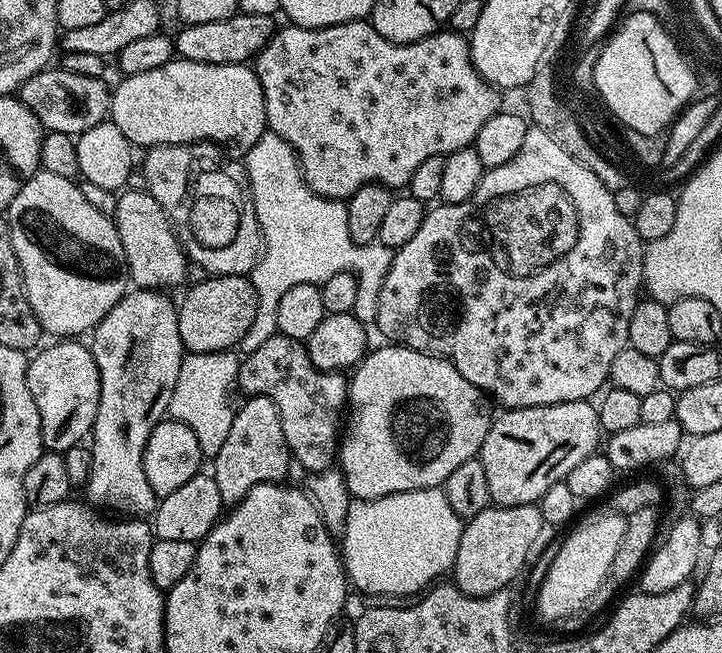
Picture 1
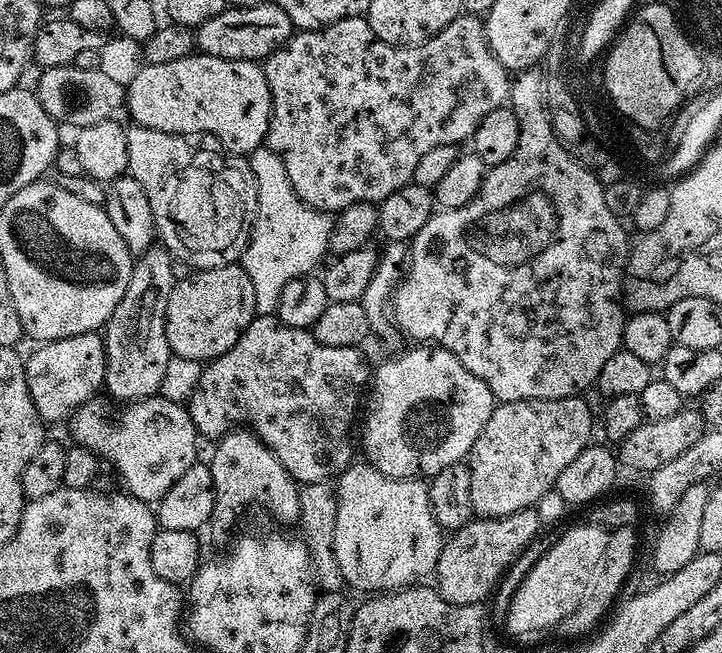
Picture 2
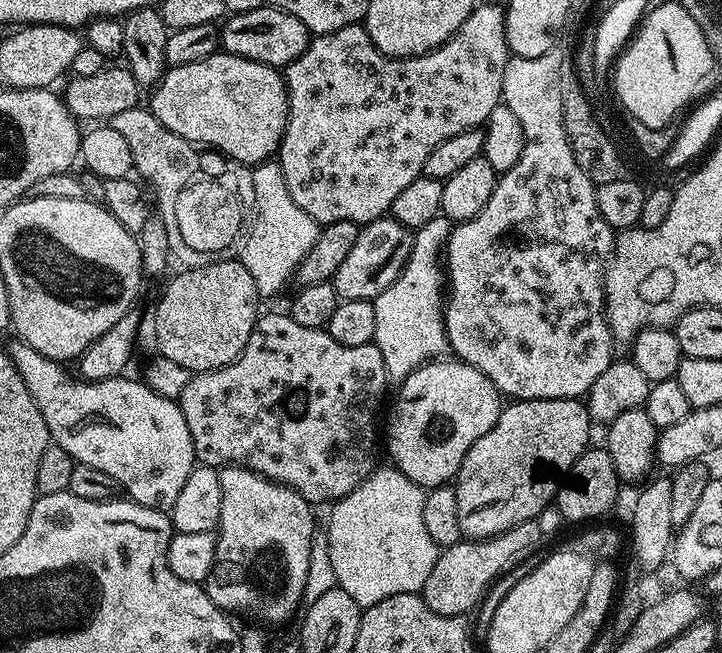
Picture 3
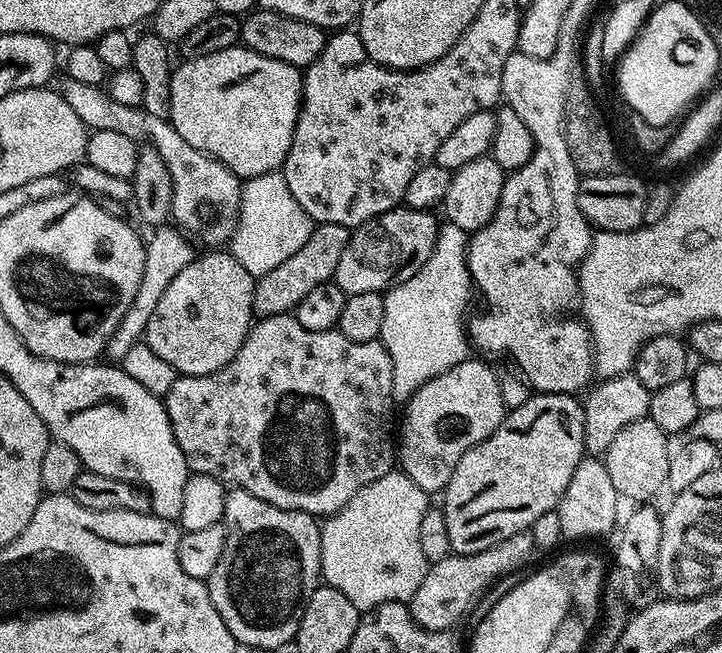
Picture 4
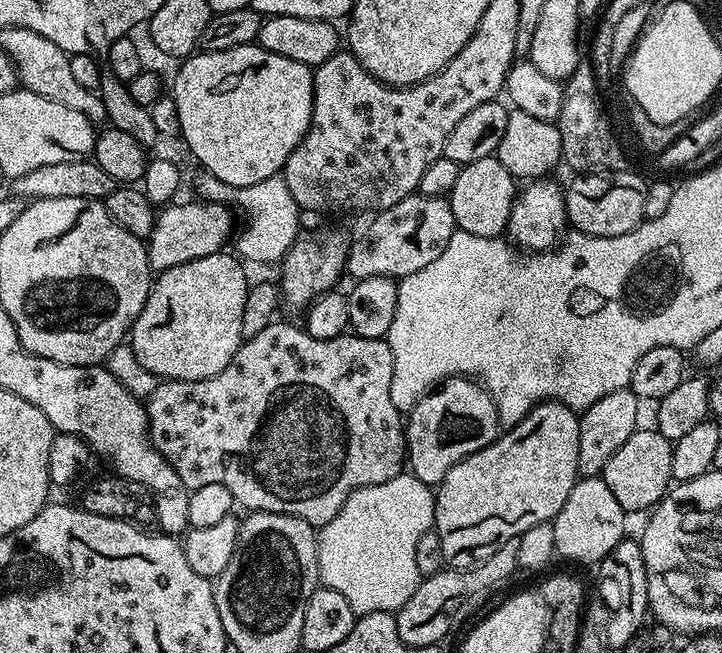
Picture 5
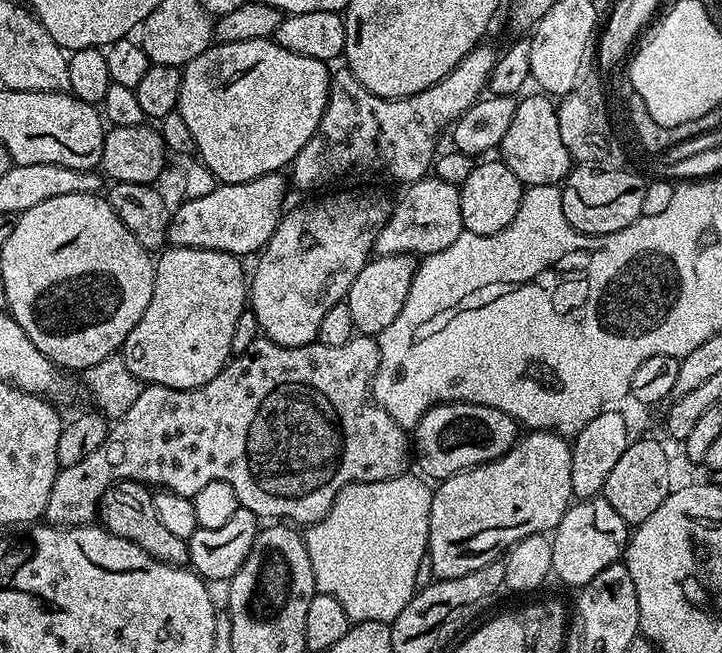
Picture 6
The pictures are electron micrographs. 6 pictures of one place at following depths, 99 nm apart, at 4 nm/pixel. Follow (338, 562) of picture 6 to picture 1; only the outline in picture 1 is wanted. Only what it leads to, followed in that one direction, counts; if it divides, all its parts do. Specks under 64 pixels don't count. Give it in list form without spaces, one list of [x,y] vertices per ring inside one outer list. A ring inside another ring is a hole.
[[[443,487],[395,492],[373,500],[353,499],[342,533],[342,559],[351,587],[361,594],[381,598],[412,598],[423,593],[429,585],[439,581],[443,577],[440,575],[443,572],[445,575],[456,561],[458,542],[462,538],[464,525],[465,521],[450,506]]]

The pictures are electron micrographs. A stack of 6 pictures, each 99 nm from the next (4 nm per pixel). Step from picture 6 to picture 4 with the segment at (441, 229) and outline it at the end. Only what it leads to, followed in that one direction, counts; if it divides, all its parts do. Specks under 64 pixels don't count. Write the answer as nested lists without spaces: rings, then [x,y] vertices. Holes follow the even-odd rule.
[[[397,206],[360,225],[352,232],[346,250],[342,250],[334,283],[349,297],[367,292],[383,294],[406,282],[406,278],[414,278],[426,266],[426,258],[430,258],[440,233],[440,224],[432,216],[435,215],[431,211]]]

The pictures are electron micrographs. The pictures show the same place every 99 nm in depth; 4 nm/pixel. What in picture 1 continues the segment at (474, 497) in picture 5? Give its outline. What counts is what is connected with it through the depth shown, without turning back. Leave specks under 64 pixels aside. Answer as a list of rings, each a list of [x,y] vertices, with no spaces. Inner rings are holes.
[[[579,400],[578,402],[558,402],[550,406],[530,406],[529,408],[510,408],[500,413],[493,419],[490,430],[486,434],[486,442],[482,442],[480,447],[479,459],[482,462],[482,470],[486,470],[486,483],[490,486],[490,494],[492,495],[492,504],[505,508],[511,504],[536,504],[542,498],[542,494],[546,494],[546,490],[550,490],[550,486],[567,481],[570,470],[574,470],[574,466],[578,466],[578,462],[586,462],[586,458],[590,458],[597,451],[596,448],[602,444],[602,429],[600,426],[600,413],[595,403],[588,400]]]

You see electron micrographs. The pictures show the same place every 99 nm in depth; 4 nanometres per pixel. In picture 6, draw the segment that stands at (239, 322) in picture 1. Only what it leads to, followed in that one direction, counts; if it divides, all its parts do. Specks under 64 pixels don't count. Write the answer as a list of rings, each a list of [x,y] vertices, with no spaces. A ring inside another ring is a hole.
[[[175,246],[169,247],[167,250],[161,251],[155,257],[156,273],[154,274],[154,290],[150,294],[150,306],[146,306],[142,318],[138,318],[138,326],[134,326],[134,330],[130,330],[122,349],[122,355],[126,366],[130,366],[130,374],[134,374],[145,385],[161,384],[171,388],[197,388],[218,375],[232,356],[234,326],[238,322],[238,314],[242,314],[246,310],[246,272],[244,276],[244,268],[240,265],[243,263],[237,257],[231,256],[229,252],[219,252],[209,248],[178,248]]]

